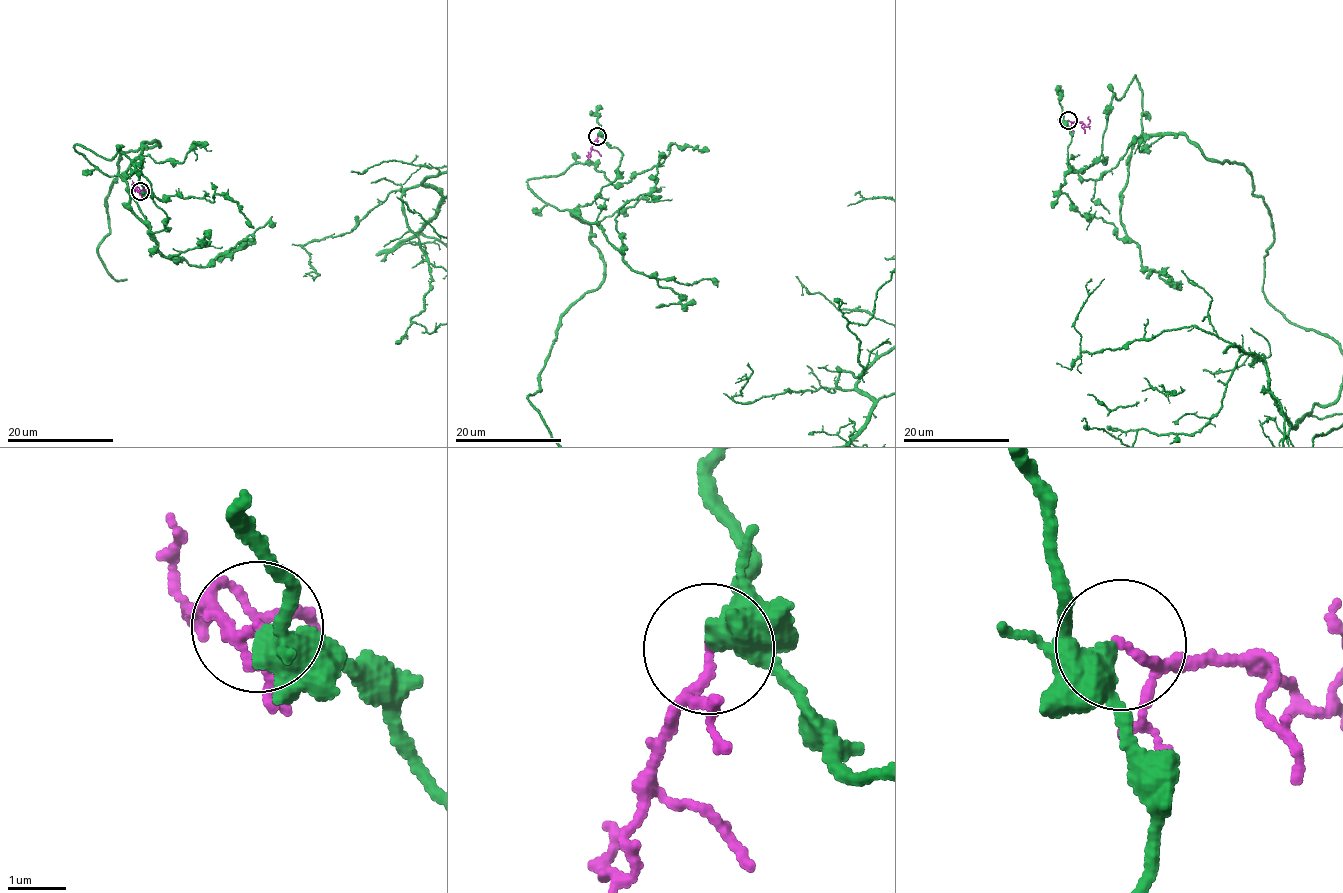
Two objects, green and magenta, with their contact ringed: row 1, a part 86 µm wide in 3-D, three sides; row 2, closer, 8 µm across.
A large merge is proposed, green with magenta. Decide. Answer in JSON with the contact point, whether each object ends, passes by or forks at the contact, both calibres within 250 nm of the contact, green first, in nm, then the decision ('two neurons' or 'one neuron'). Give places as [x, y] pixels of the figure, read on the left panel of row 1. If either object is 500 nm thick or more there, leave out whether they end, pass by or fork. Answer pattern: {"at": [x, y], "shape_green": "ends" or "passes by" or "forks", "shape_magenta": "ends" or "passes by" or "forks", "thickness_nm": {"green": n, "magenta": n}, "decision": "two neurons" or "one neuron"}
{"at": [140, 191], "shape_green": "forks", "shape_magenta": "passes by", "thickness_nm": {"green": 320, "magenta": 110}, "decision": "two neurons"}

